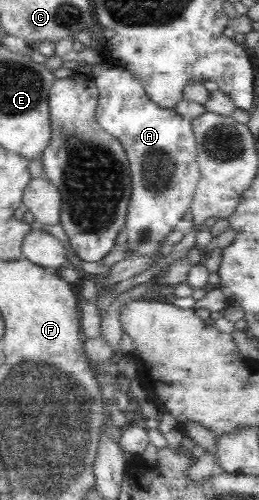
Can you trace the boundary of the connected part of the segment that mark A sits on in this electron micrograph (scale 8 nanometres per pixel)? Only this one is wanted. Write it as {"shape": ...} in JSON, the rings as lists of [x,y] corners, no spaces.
{"shape":[[[100,63],[93,67],[99,89],[97,123],[119,140],[130,167],[132,196],[126,217],[128,248],[132,255],[151,255],[163,248],[161,239],[165,239],[165,235],[183,220],[200,180],[191,121],[181,117],[173,108],[153,104],[130,70],[114,63]]]}

